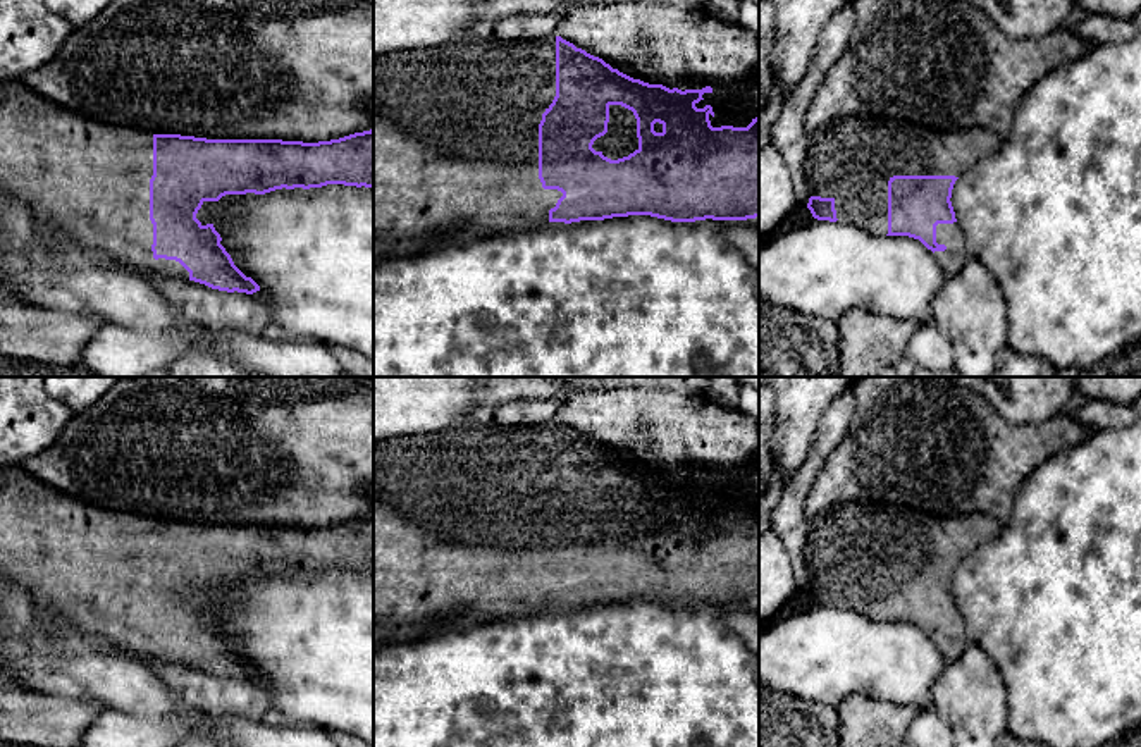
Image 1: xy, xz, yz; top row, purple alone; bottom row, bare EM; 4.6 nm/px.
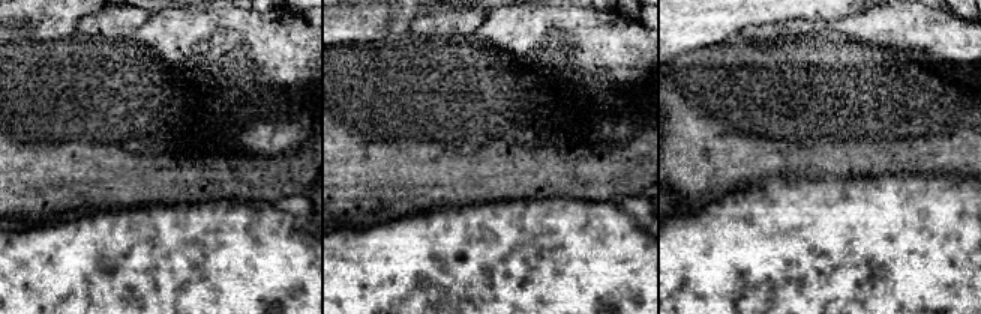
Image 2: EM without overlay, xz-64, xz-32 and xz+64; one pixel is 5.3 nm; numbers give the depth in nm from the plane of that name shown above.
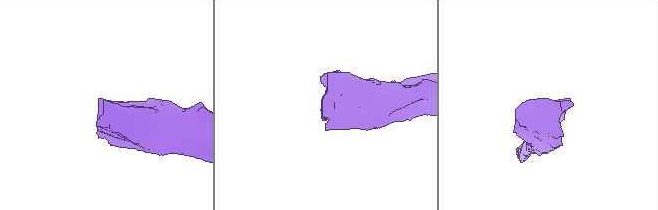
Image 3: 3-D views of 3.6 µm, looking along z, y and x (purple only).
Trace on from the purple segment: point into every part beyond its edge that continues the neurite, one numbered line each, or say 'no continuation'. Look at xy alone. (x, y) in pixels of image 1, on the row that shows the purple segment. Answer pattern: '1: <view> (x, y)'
1: xy (90, 179)

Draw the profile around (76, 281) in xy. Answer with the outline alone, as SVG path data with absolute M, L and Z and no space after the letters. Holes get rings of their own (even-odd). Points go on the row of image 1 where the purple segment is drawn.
M38 243L21 250L0 244L0 281L21 299L45 308L100 315L107 324L145 334L184 336L188 351L165 368L169 377L263 377L198 346L210 330L181 320L141 274L112 256L98 258L84 246L48 253Z

